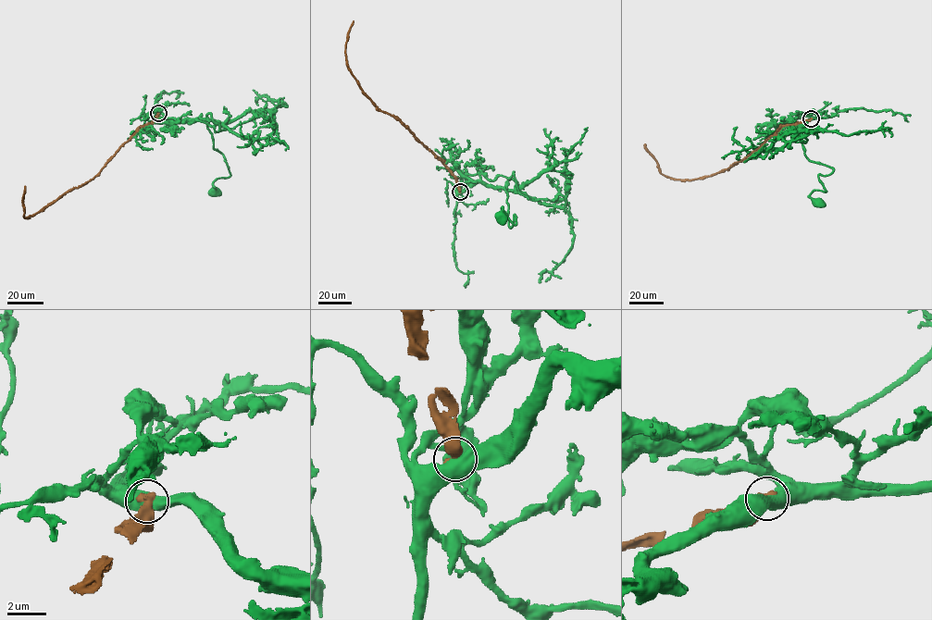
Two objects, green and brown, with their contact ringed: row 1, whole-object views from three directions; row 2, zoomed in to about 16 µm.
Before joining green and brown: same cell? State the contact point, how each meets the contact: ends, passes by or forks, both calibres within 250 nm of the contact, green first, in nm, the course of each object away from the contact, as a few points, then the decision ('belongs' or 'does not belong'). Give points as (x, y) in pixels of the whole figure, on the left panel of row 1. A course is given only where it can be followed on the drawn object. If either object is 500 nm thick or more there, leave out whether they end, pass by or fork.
at (158, 113); 550 nm thick on the green side, 600 nm on the other; green runs (158, 113), (170, 120), (208, 122), (213, 147), (222, 154), (229, 173), (213, 182), (216, 192); brown runs (158, 113), (152, 121), (138, 128), (93, 179), (70, 189), (26, 218), (22, 198), (24, 186); does not belong

